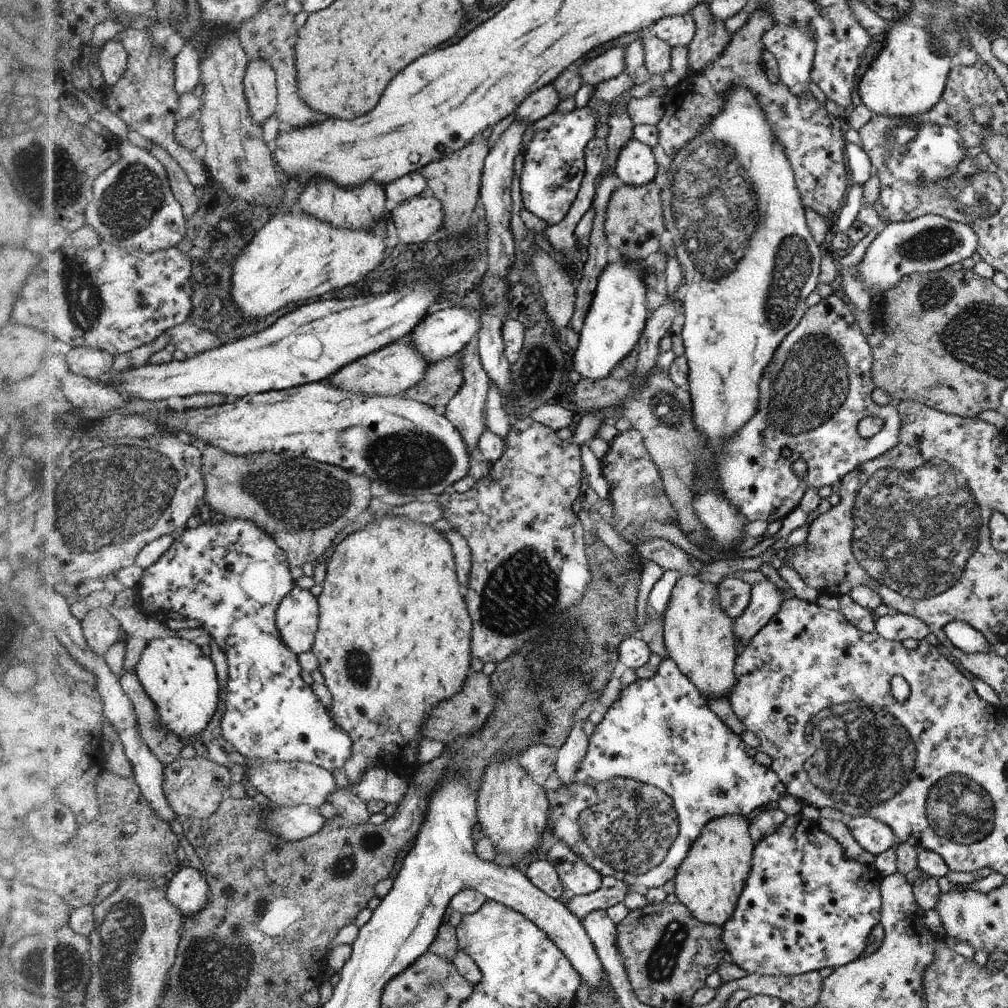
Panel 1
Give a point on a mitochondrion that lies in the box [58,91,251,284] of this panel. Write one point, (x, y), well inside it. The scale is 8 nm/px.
(129, 203)

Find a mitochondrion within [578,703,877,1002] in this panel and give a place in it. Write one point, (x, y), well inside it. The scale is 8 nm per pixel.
(661, 962)

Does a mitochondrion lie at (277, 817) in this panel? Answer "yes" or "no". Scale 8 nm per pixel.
yes

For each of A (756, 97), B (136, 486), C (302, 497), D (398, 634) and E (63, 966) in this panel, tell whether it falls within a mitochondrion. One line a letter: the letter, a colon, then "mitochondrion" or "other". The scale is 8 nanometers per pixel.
A: other
B: mitochondrion
C: mitochondrion
D: other
E: mitochondrion

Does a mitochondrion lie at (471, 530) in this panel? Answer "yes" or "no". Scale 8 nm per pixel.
no

